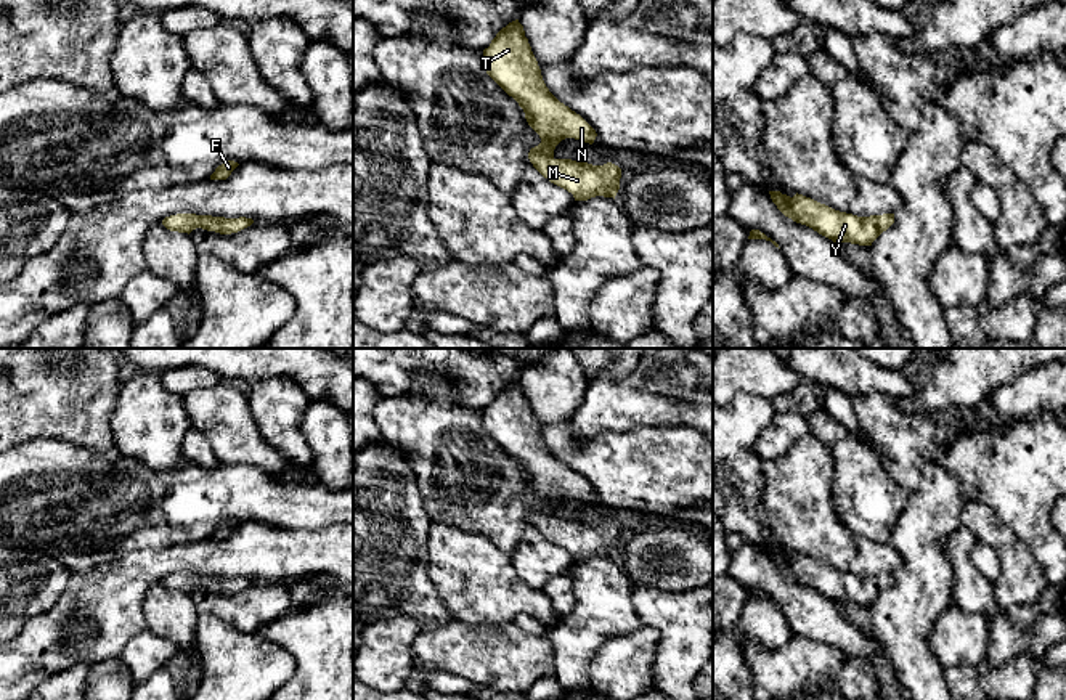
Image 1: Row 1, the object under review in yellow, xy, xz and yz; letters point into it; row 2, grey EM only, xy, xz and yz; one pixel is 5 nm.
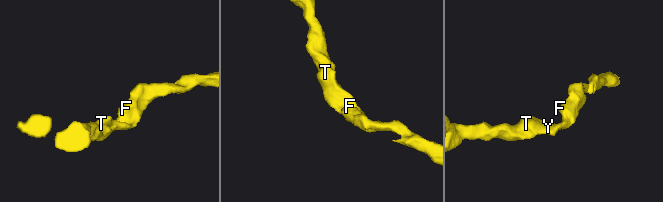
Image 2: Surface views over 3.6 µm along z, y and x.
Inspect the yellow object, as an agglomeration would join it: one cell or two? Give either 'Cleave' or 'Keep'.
Keep

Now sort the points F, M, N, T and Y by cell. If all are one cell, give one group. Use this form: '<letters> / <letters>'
F M N T Y

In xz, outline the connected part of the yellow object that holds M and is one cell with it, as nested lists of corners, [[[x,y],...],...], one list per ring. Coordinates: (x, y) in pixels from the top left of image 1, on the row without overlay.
[[[519,379],[502,387],[483,409],[483,429],[519,462],[528,485],[539,494],[541,503],[530,509],[528,519],[544,538],[572,552],[575,560],[596,556],[615,559],[621,538],[618,525],[554,517],[562,499],[575,498],[592,504],[597,493],[549,451]]]

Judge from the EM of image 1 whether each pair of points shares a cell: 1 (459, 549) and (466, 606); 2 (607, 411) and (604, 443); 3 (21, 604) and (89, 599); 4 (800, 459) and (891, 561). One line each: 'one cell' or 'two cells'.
1: one cell
2: two cells
3: two cells
4: one cell

